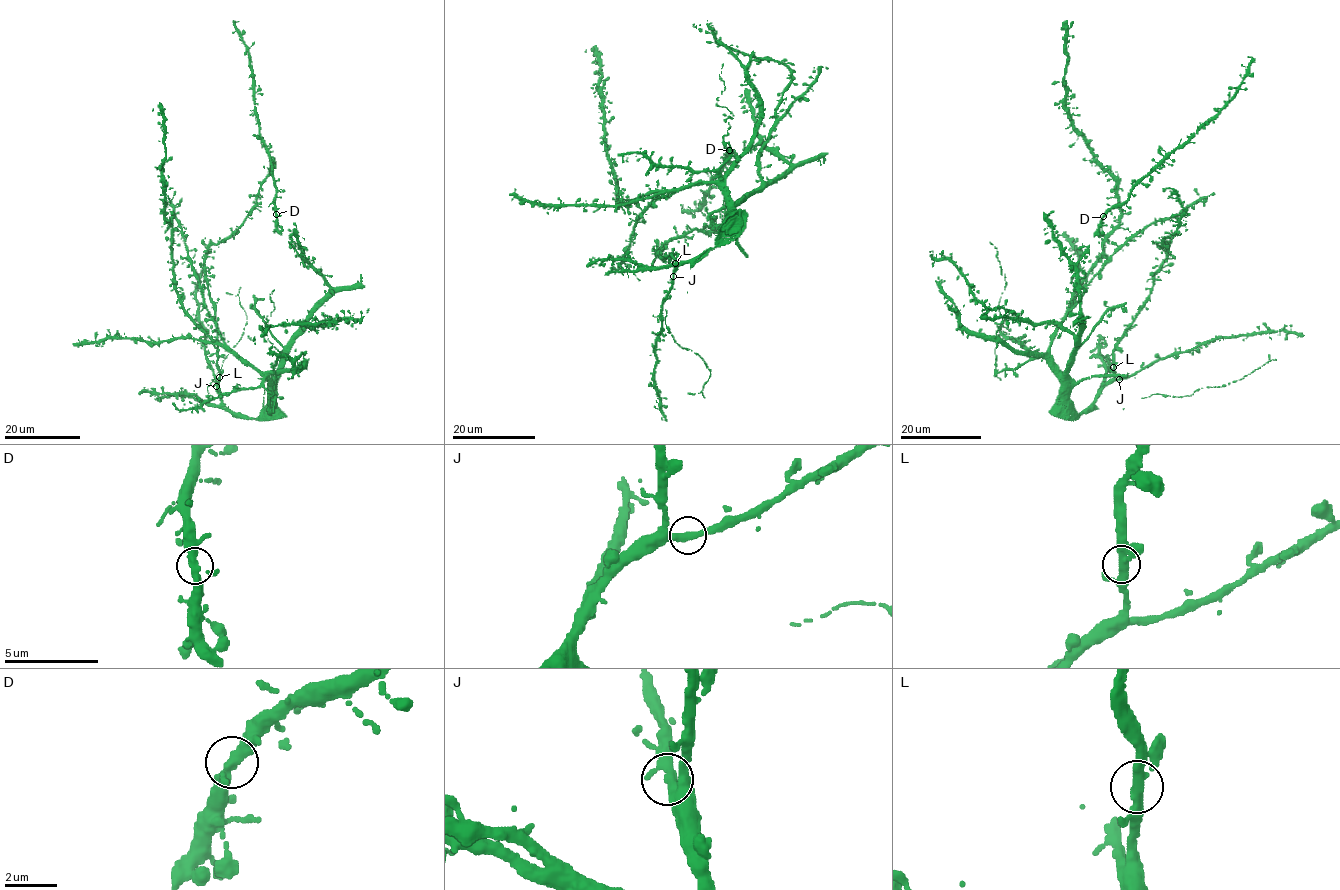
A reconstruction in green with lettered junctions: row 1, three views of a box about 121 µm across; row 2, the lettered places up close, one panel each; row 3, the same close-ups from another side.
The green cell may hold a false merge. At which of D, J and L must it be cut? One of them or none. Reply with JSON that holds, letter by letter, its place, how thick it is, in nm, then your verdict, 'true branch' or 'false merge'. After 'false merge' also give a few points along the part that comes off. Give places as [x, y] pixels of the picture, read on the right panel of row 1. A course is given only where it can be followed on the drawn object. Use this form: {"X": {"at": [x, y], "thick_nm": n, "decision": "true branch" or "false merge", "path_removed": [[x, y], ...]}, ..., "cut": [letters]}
{"D": {"at": [1103, 216], "thick_nm": 320, "decision": "true branch"}, "J": {"at": [1119, 379], "thick_nm": 320, "decision": "true branch"}, "L": {"at": [1113, 367], "thick_nm": 320, "decision": "true branch"}, "cut": []}

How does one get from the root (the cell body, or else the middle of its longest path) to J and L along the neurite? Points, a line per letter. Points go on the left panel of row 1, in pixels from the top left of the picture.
J: (277, 368), (271, 401), (266, 412), (254, 419), (231, 413), (216, 386)
L: (277, 368), (271, 401), (266, 412), (254, 419), (231, 413), (220, 397), (219, 377)

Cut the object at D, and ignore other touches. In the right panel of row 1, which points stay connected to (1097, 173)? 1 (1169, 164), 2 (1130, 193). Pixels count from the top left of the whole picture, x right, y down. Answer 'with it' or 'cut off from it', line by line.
1: cut off from it
2: cut off from it

